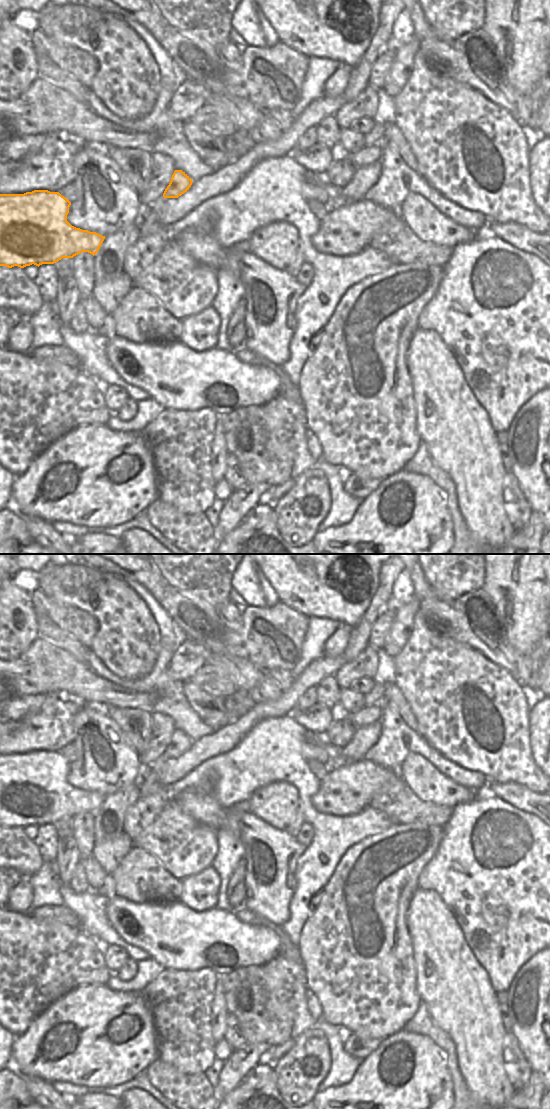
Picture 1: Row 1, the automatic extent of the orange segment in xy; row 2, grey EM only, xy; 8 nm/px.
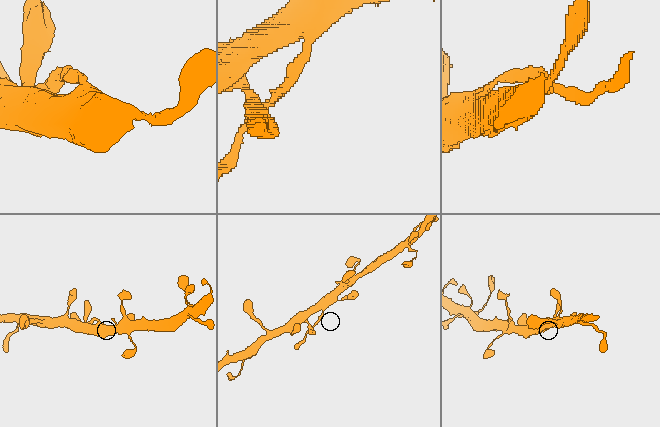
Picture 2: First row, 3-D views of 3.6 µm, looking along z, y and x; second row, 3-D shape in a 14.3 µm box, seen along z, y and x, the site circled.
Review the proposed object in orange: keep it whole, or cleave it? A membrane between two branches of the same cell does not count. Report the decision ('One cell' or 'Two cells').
One cell.

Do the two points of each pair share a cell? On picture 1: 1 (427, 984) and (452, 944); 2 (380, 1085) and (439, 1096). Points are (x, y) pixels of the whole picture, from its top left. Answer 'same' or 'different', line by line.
1: same
2: same

